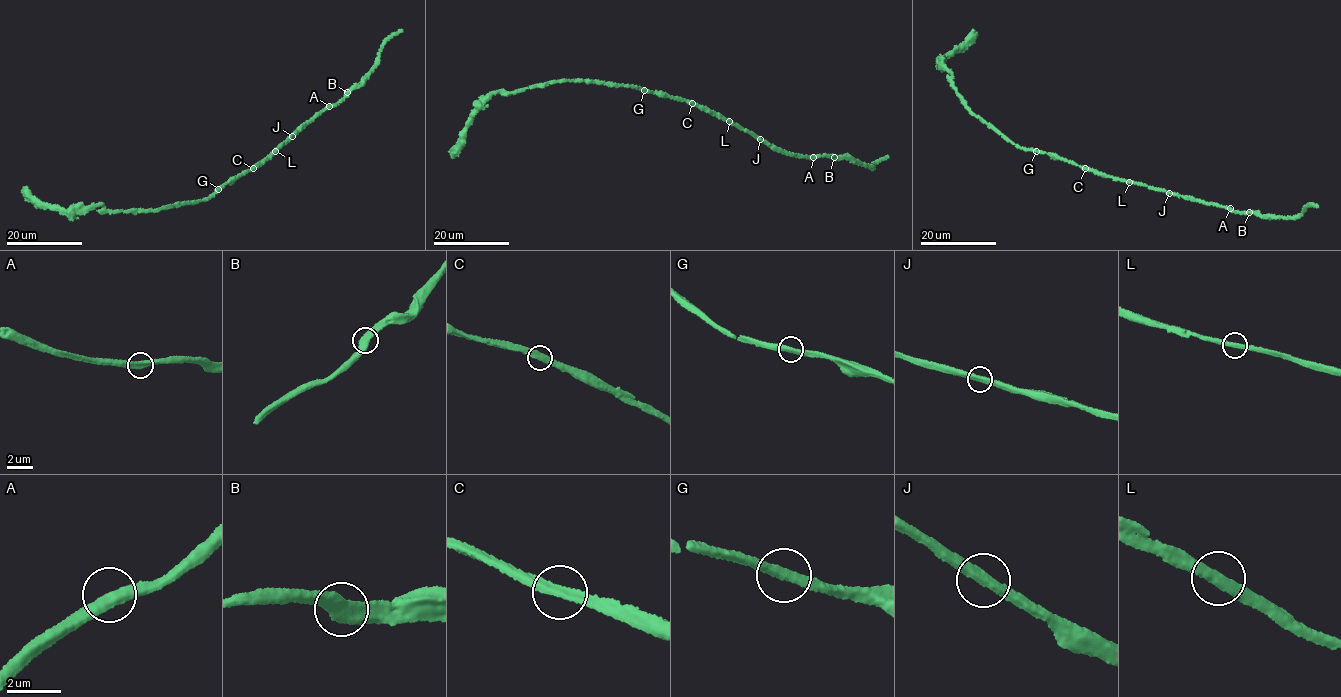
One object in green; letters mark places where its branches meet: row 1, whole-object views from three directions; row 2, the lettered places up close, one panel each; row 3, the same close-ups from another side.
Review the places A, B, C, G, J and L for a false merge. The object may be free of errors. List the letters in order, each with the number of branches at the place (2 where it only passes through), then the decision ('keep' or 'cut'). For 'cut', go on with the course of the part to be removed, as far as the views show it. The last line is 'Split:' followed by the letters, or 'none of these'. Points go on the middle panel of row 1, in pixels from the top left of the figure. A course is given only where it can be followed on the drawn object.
A: 2 branches meet; keep
B: 2 branches meet; keep
C: 2 branches meet; keep
G: 2 branches meet; keep
J: 2 branches meet; keep
L: 2 branches meet; keep
Split: none of these

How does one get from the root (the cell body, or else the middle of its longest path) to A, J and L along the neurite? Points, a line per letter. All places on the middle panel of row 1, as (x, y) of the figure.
A: (684, 101), (705, 106), (789, 153), (813, 157)
J: (684, 101), (705, 106), (760, 140)
L: (684, 101), (705, 106), (729, 121)

